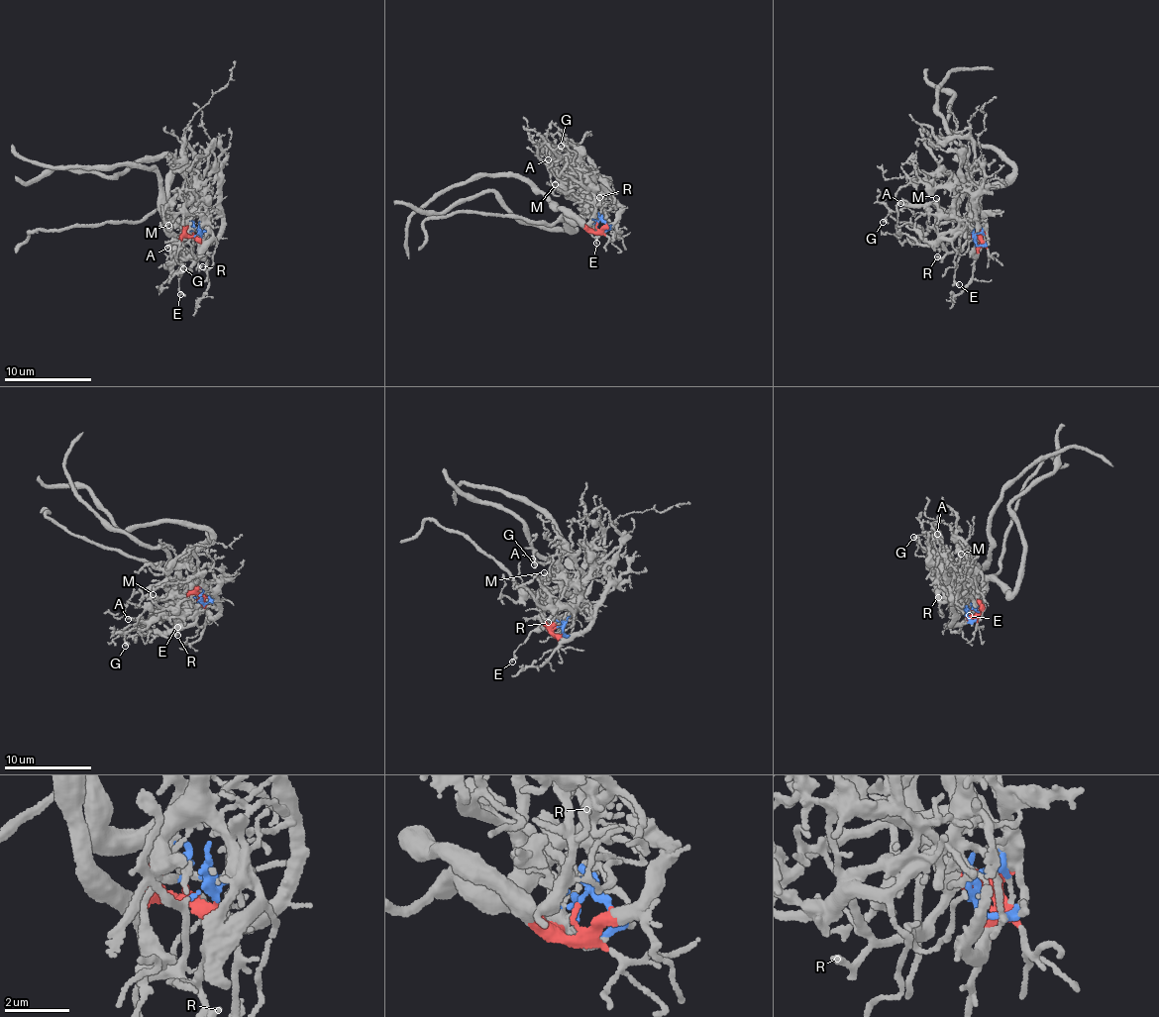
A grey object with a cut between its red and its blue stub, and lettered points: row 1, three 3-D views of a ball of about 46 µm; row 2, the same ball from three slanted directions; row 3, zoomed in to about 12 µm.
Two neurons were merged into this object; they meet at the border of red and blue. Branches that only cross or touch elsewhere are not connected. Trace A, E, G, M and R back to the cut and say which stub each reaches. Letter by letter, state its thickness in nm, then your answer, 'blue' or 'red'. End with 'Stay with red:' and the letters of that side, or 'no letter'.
A: 140 nm thick; blue
E: 170 nm thick; red
G: 180 nm thick; blue
M: 300 nm thick; blue
R: 240 nm thick; red
Stay with red: E, R

